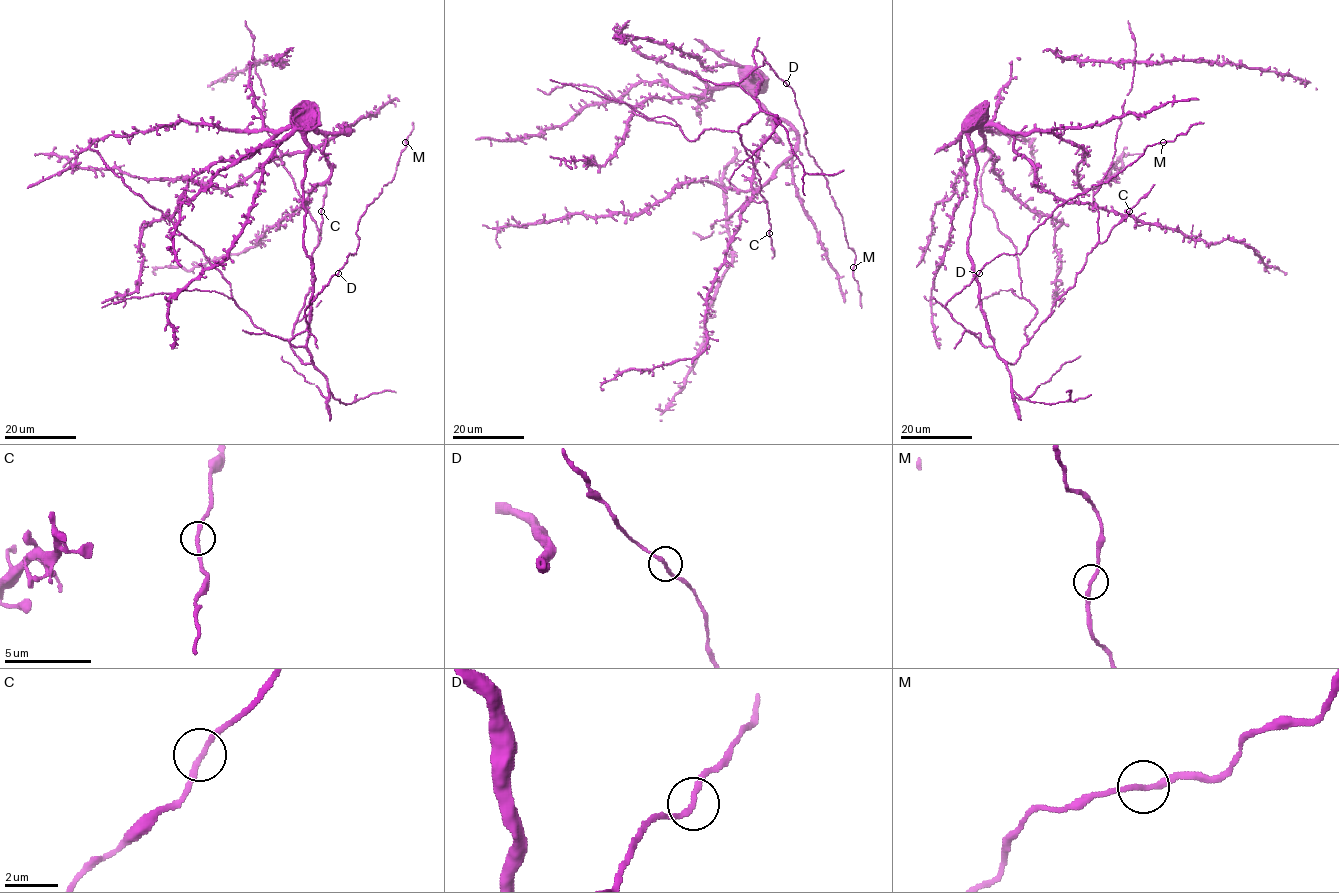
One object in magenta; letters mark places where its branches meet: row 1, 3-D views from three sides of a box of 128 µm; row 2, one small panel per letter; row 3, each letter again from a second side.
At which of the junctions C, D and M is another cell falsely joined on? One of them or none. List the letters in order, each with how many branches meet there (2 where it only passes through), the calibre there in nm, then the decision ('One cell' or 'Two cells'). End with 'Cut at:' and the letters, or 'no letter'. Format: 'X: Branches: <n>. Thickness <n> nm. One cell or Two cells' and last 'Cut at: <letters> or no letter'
C: Branches: 2. Thickness 200 nm. One cell
D: Branches: 2. Thickness 180 nm. One cell
M: Branches: 2. Thickness 200 nm. One cell
Cut at: no letter

